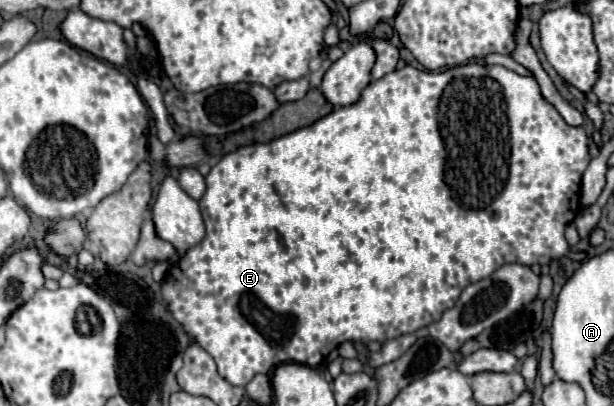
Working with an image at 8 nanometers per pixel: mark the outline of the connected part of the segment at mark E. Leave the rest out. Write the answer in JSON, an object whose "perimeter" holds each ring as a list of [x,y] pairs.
{"perimeter":[[[404,66],[396,72],[390,72],[386,74],[384,78],[372,82],[366,86],[366,90],[362,92],[360,100],[350,104],[350,106],[342,106],[342,108],[336,108],[334,112],[330,112],[328,116],[320,118],[318,122],[306,126],[306,128],[300,128],[300,130],[294,130],[286,136],[280,136],[268,144],[250,144],[250,146],[242,146],[230,154],[226,154],[216,166],[212,166],[210,174],[206,176],[206,192],[204,196],[200,198],[200,210],[202,210],[202,218],[204,218],[204,224],[206,224],[206,236],[200,244],[196,244],[194,248],[190,248],[184,258],[174,264],[168,272],[168,276],[164,278],[162,282],[162,296],[168,304],[168,310],[172,312],[174,320],[184,328],[186,336],[192,338],[196,344],[200,344],[216,362],[218,366],[218,374],[222,378],[226,378],[230,384],[234,386],[246,386],[256,374],[272,374],[280,364],[284,362],[298,362],[298,364],[306,364],[306,366],[320,366],[324,362],[324,358],[334,350],[338,348],[340,344],[344,342],[354,342],[354,344],[368,344],[372,340],[378,340],[378,342],[386,342],[386,340],[392,340],[392,338],[398,338],[402,334],[412,334],[432,322],[438,322],[438,318],[450,308],[454,306],[454,302],[460,298],[462,290],[482,278],[488,278],[494,270],[498,270],[500,266],[508,264],[508,262],[518,262],[518,264],[524,264],[524,266],[532,266],[532,264],[548,264],[552,258],[560,258],[560,256],[566,256],[570,252],[570,246],[564,238],[564,228],[578,216],[580,212],[580,180],[582,180],[582,174],[590,162],[590,152],[588,152],[588,136],[584,132],[584,128],[574,128],[574,126],[568,126],[564,122],[564,118],[558,114],[558,110],[542,96],[540,92],[540,86],[538,82],[532,78],[532,76],[520,76],[504,66],[486,66],[488,72],[486,76],[482,78],[464,78],[464,66],[456,66],[456,68],[450,68],[450,70],[444,70],[444,72],[426,72],[426,70],[418,70],[418,68],[412,68],[412,66]]]}

